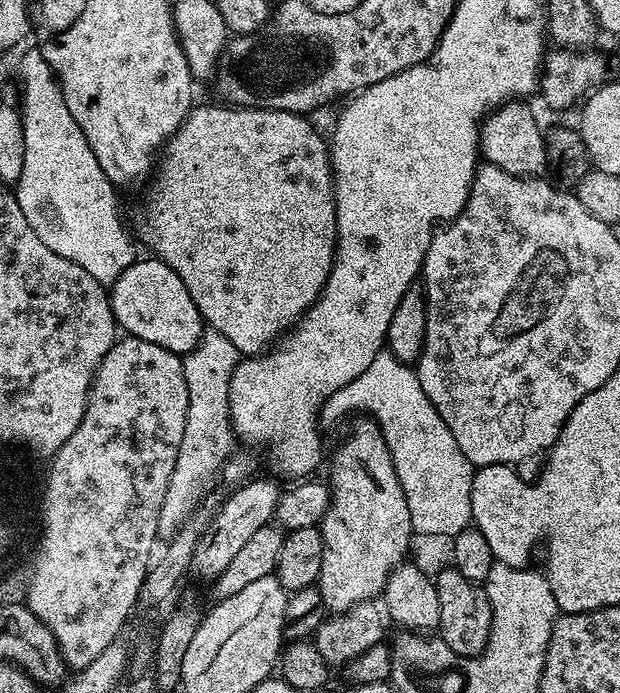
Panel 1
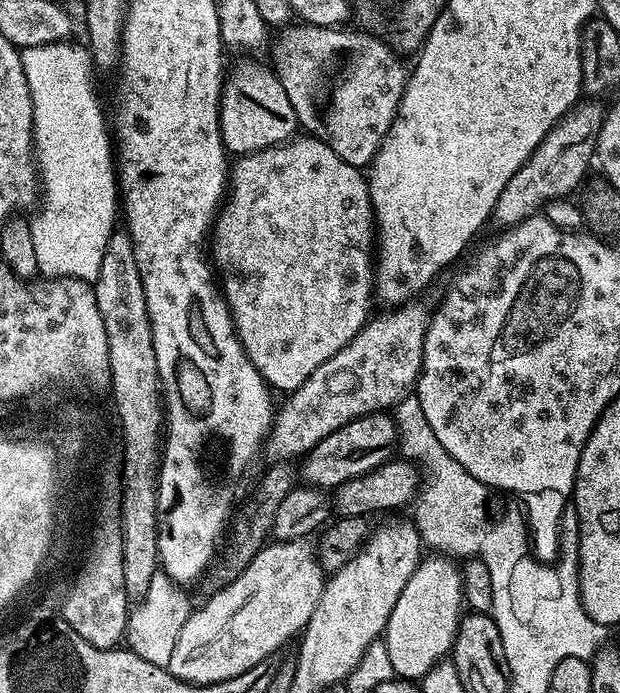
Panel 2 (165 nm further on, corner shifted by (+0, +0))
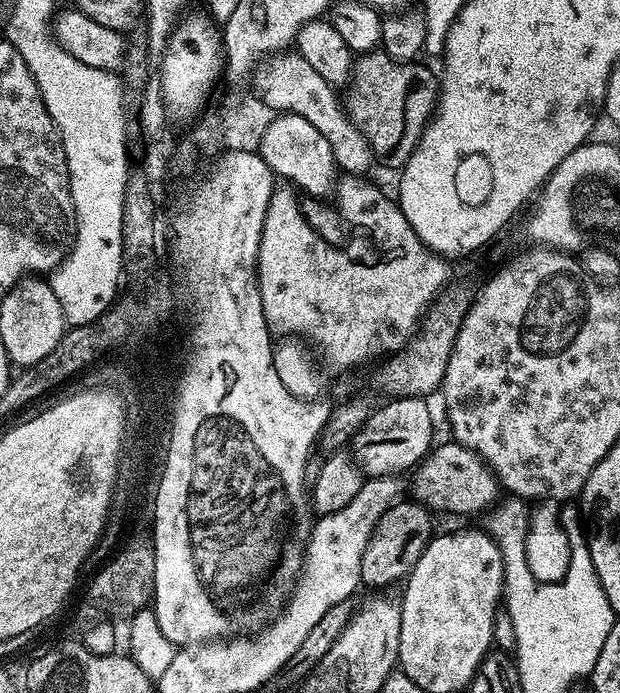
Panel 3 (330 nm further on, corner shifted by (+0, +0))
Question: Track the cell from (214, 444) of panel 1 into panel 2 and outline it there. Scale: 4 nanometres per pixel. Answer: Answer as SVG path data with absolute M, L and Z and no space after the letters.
M158 570L154 578L150 578L150 590L129 611L126 647L137 658L146 658L146 662L154 662L154 666L168 667L170 657L174 654L174 646L178 643L178 634L182 634L182 626L186 626L186 618L190 611L188 600L181 585L171 580L163 570Z

